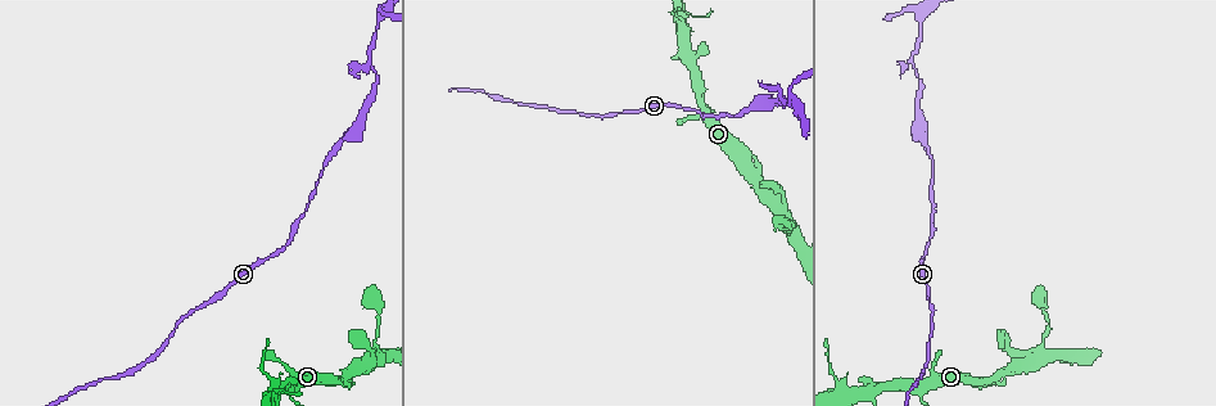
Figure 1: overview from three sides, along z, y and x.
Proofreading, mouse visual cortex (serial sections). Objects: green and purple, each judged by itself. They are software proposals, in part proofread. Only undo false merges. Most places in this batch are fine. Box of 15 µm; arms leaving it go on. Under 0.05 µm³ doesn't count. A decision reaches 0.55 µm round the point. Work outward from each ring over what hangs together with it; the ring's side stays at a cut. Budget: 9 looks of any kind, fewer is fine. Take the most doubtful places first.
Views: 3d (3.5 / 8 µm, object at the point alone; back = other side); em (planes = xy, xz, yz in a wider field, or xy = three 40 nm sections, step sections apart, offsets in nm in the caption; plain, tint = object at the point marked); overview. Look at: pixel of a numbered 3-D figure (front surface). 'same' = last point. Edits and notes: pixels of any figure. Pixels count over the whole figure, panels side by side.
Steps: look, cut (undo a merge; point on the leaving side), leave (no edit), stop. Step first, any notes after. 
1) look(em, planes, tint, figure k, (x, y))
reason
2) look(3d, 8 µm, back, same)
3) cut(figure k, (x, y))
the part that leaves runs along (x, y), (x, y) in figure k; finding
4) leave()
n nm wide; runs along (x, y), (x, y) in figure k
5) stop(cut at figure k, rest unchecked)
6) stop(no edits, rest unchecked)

look(3d, 8 µm, figure 1, (780, 96))
arms part here

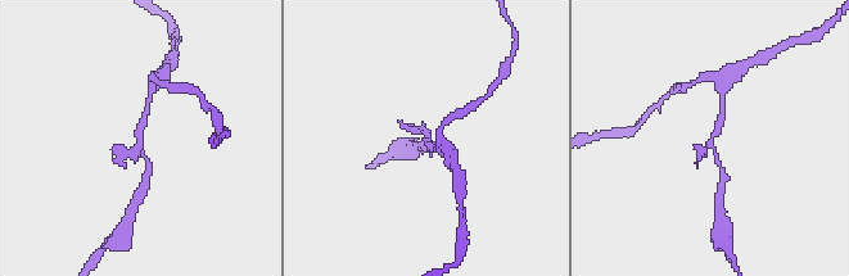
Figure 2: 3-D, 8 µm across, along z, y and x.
look(em, xy, step 1, tint, figure 2, (139, 145))
shape alone is not enough

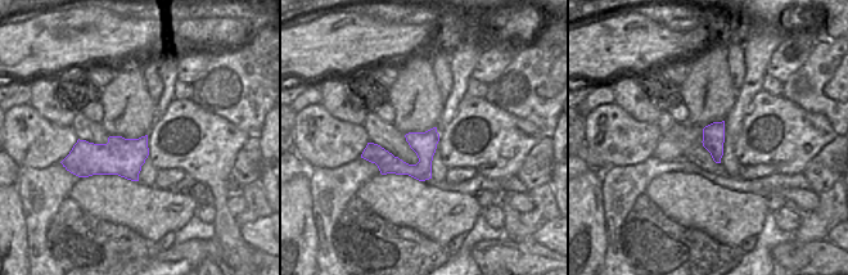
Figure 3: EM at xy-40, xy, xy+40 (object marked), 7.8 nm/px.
leave()
runs along (147, 177), (140, 148), (147, 112) in figure 2; continuous, no second cell

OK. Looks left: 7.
look(3d, 8 µm, figure 1, (297, 389))

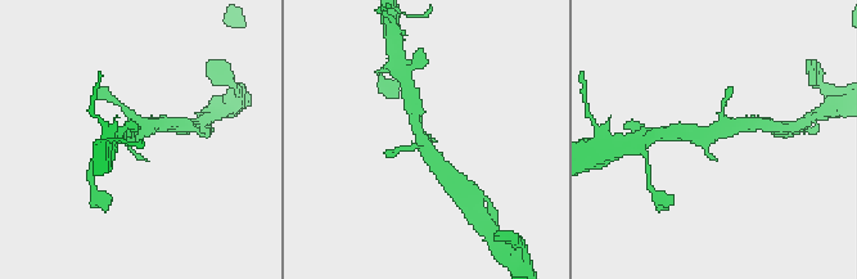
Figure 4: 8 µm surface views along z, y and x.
look(3d, 3.5 µm, figure 4, (711, 136))
closer look

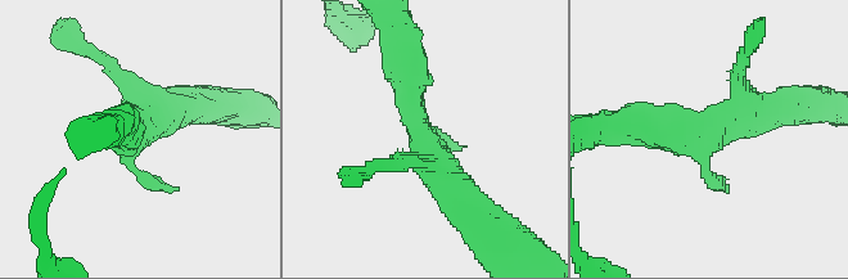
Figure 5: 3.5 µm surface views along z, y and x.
look(em, xy, step 3, tint, figure 5, (716, 133))
4 arms; arms of 150, 200, 400, 450 nm; now the EM

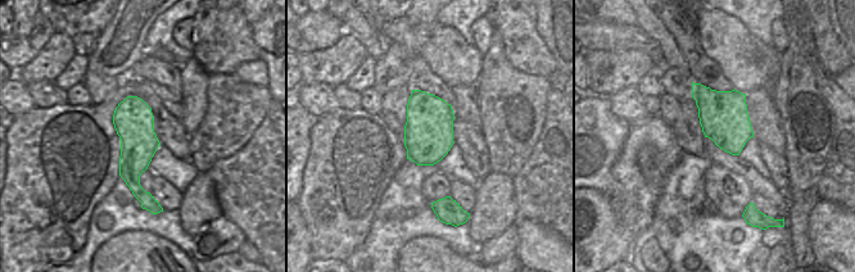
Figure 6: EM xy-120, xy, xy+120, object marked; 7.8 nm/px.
leave()
runs along (774, 108), (715, 124), (706, 171), (725, 187) in figure 5; continuous, no second cell

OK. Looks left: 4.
look(3d, 3.5 µm, figure 1, (1039, 356))
sharp bend

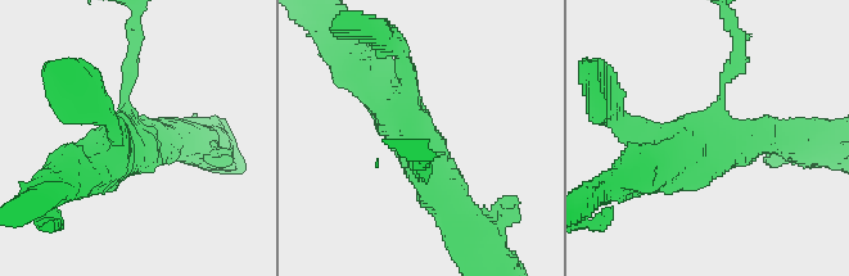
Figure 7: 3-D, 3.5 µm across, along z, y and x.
look(em, xy, step 5, tint, figure 7, (413, 138))
3 arms; arms of 150, 400, 500 nm

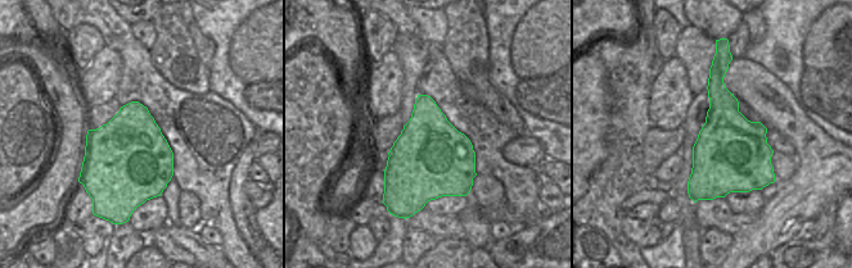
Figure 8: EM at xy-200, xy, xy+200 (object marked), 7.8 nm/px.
leave()
600 nm wide; runs along (369, 77), (401, 111), (448, 206) in figure 7; all the same cell

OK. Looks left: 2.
stop(no edits, rest unchecked)

